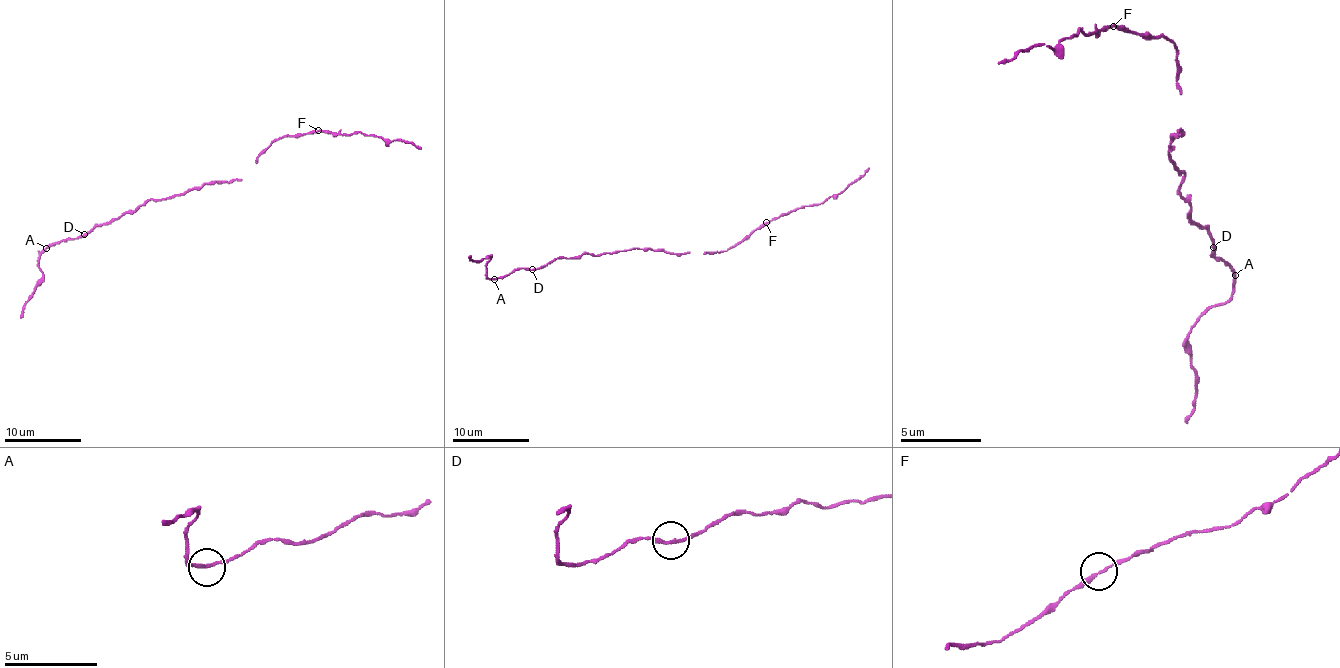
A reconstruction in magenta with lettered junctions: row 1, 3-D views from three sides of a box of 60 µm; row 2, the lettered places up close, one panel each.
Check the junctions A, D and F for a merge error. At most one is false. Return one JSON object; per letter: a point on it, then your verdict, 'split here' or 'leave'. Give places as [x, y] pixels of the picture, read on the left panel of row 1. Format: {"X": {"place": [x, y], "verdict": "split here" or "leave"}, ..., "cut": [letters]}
{"A": {"place": [46, 248], "verdict": "leave"}, "D": {"place": [84, 234], "verdict": "leave"}, "F": {"place": [318, 130], "verdict": "leave"}, "cut": []}

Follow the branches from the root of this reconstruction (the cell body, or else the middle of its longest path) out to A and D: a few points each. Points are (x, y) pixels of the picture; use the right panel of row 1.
A: (1171, 148), (1171, 161), (1184, 173), (1179, 193), (1192, 205), (1188, 213), (1212, 238), (1212, 254), (1236, 274)
D: (1171, 148), (1171, 161), (1179, 173), (1184, 173), (1179, 193), (1192, 205), (1188, 213), (1212, 238), (1212, 246)

